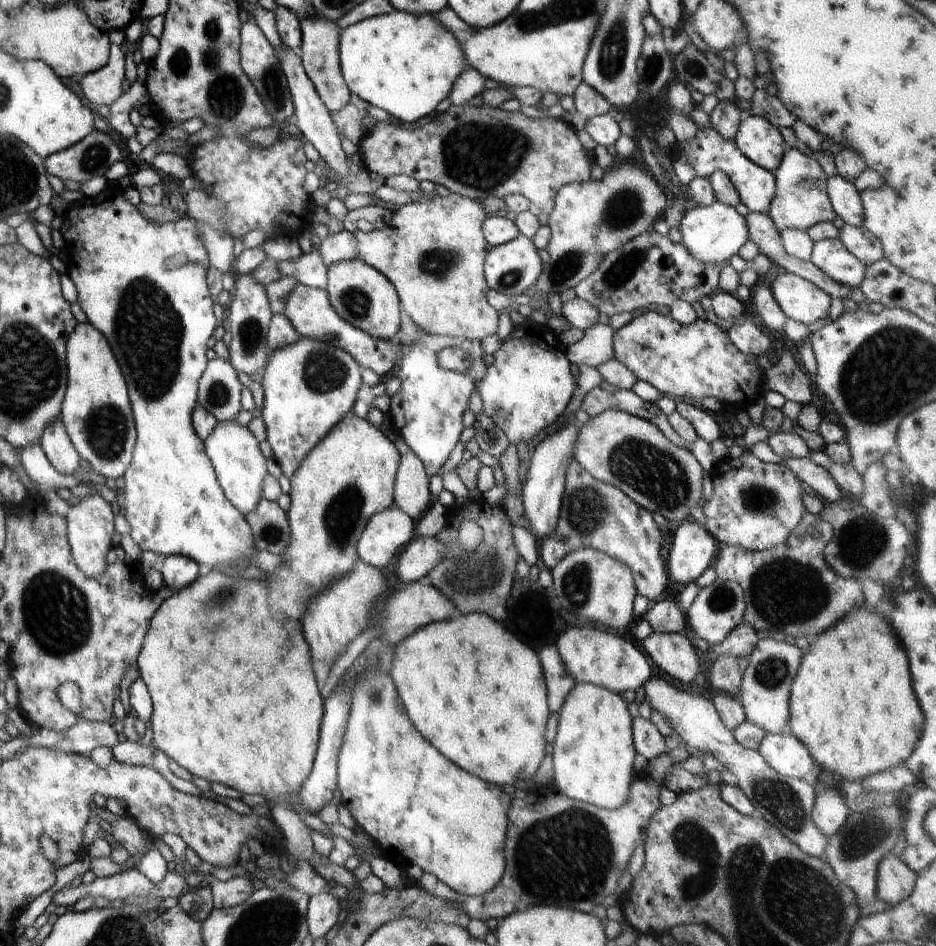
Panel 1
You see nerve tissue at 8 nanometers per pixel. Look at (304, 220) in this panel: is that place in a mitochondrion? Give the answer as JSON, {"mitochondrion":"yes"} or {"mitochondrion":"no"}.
{"mitochondrion":"no"}

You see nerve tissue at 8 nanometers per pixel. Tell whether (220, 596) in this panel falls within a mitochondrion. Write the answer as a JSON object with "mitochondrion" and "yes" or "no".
{"mitochondrion":"yes"}

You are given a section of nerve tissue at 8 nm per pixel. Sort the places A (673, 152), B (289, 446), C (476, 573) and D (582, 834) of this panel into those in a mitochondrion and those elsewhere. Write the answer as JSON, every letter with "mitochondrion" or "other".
{"A":"other","B":"other","C":"mitochondrion","D":"mitochondrion"}

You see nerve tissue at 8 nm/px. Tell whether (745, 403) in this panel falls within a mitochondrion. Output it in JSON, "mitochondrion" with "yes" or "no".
{"mitochondrion":"no"}

